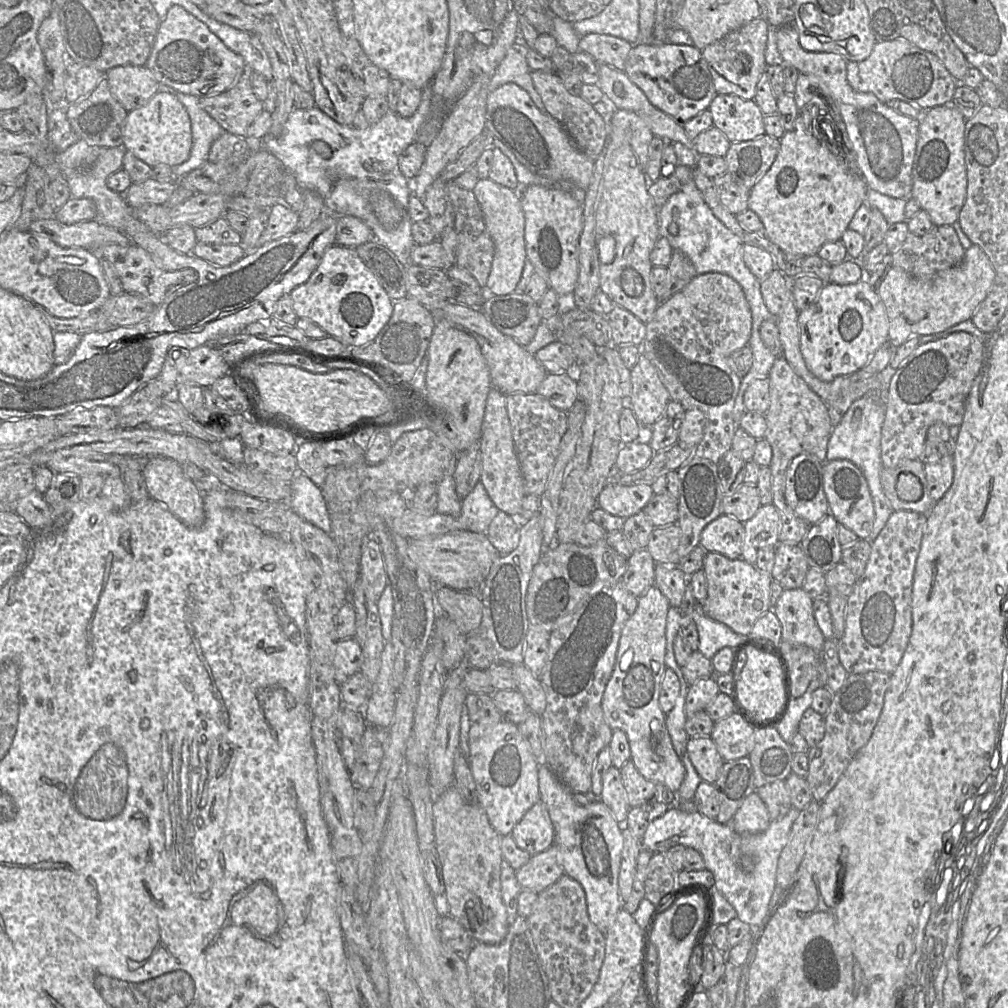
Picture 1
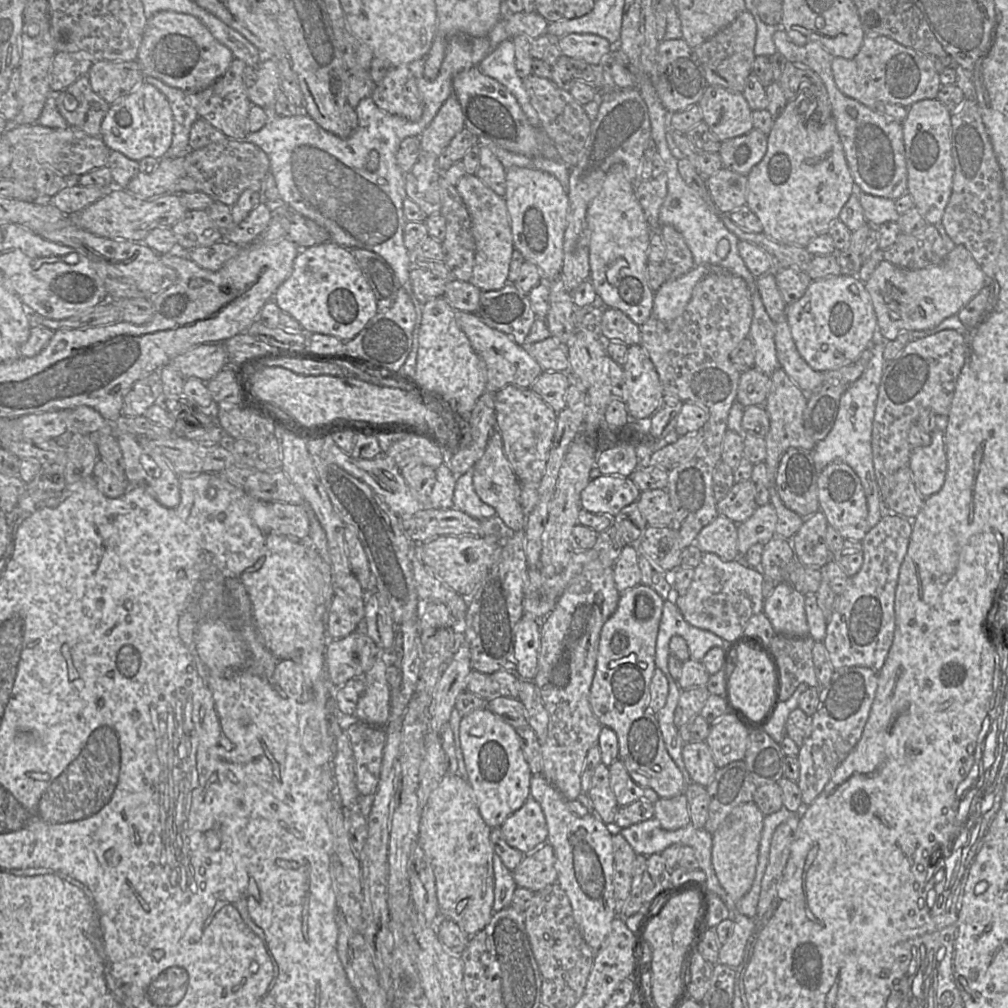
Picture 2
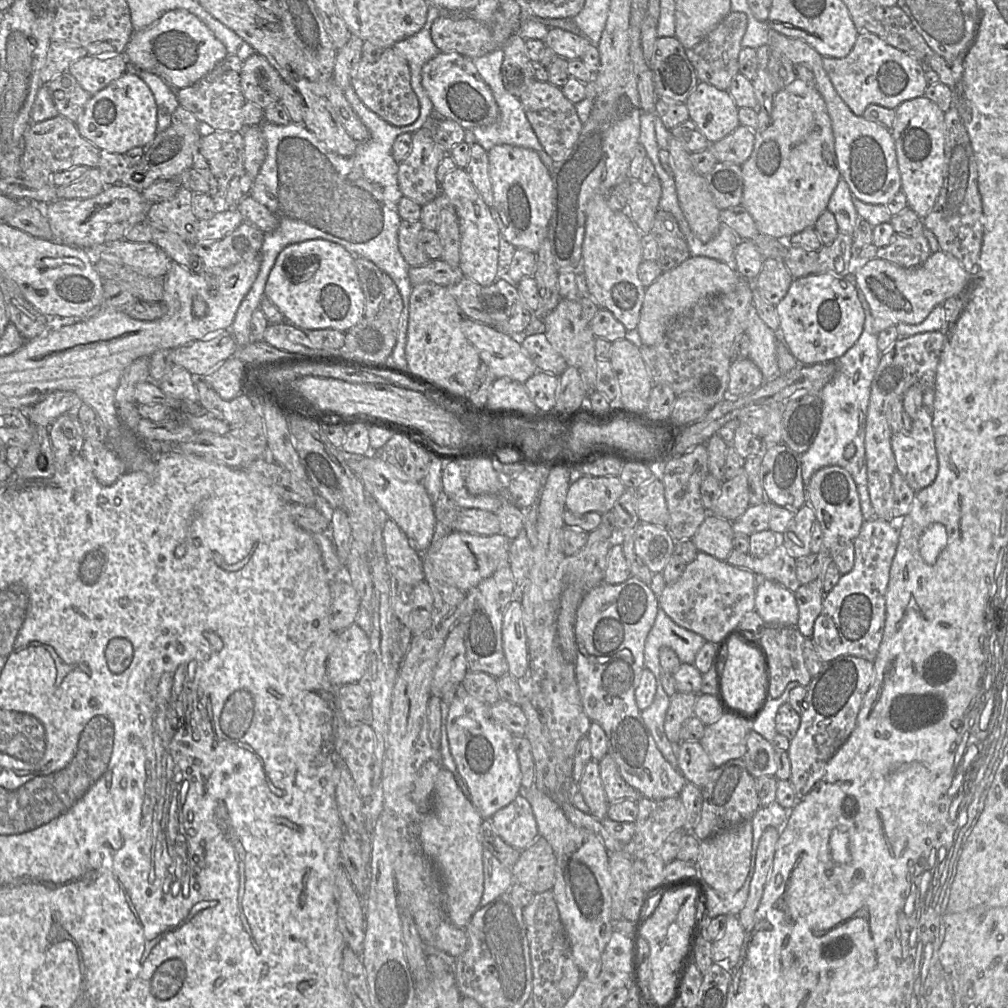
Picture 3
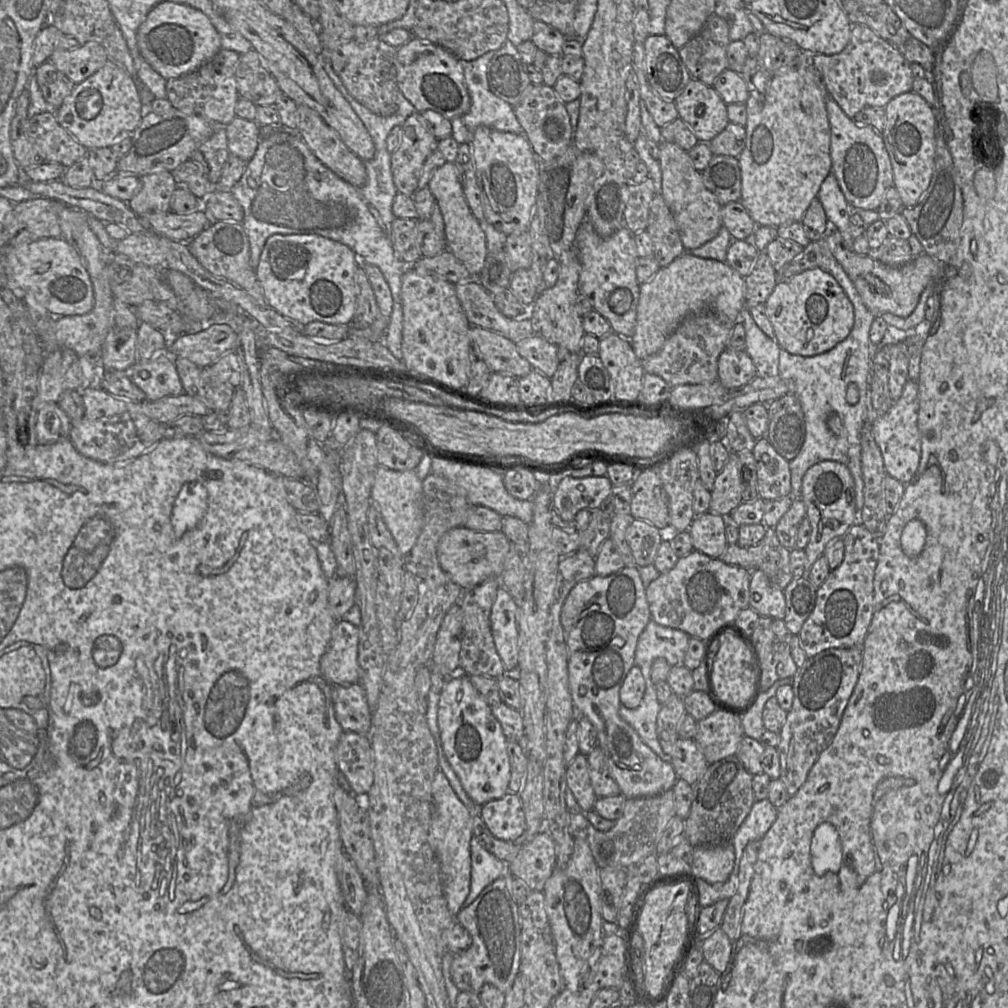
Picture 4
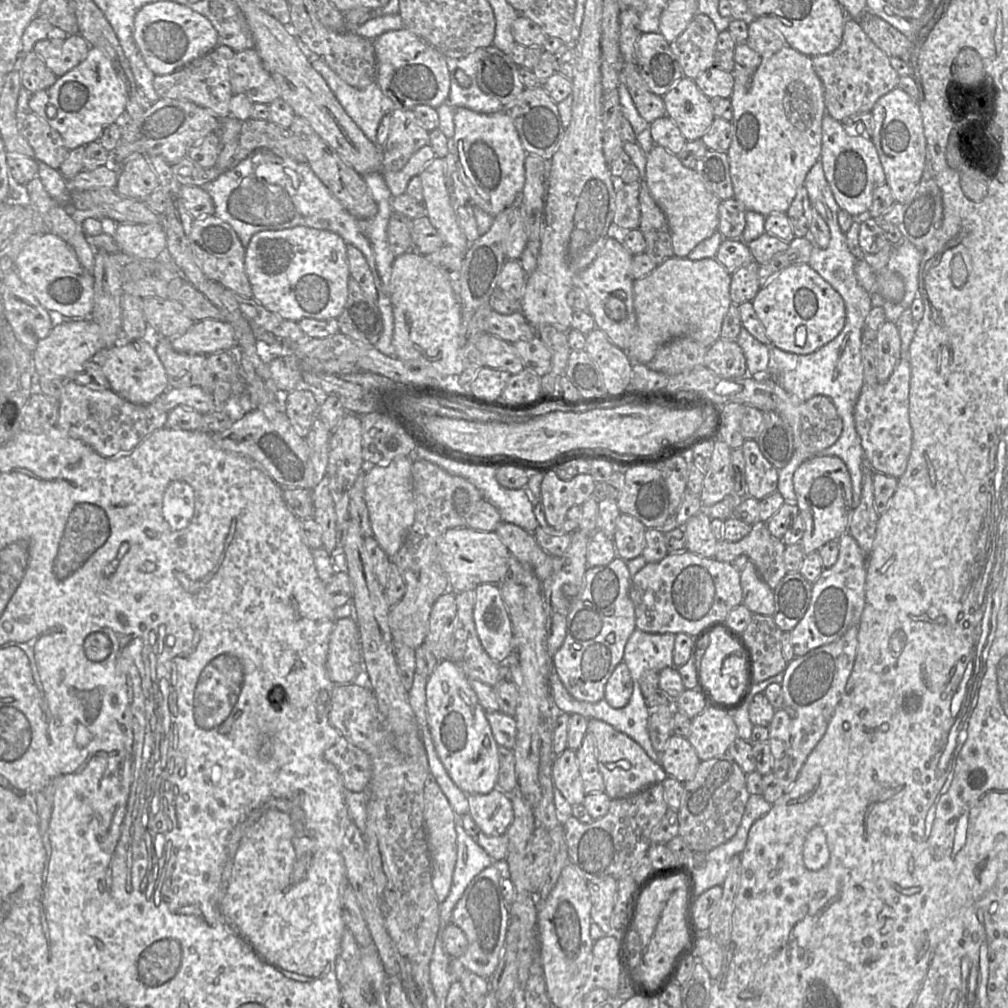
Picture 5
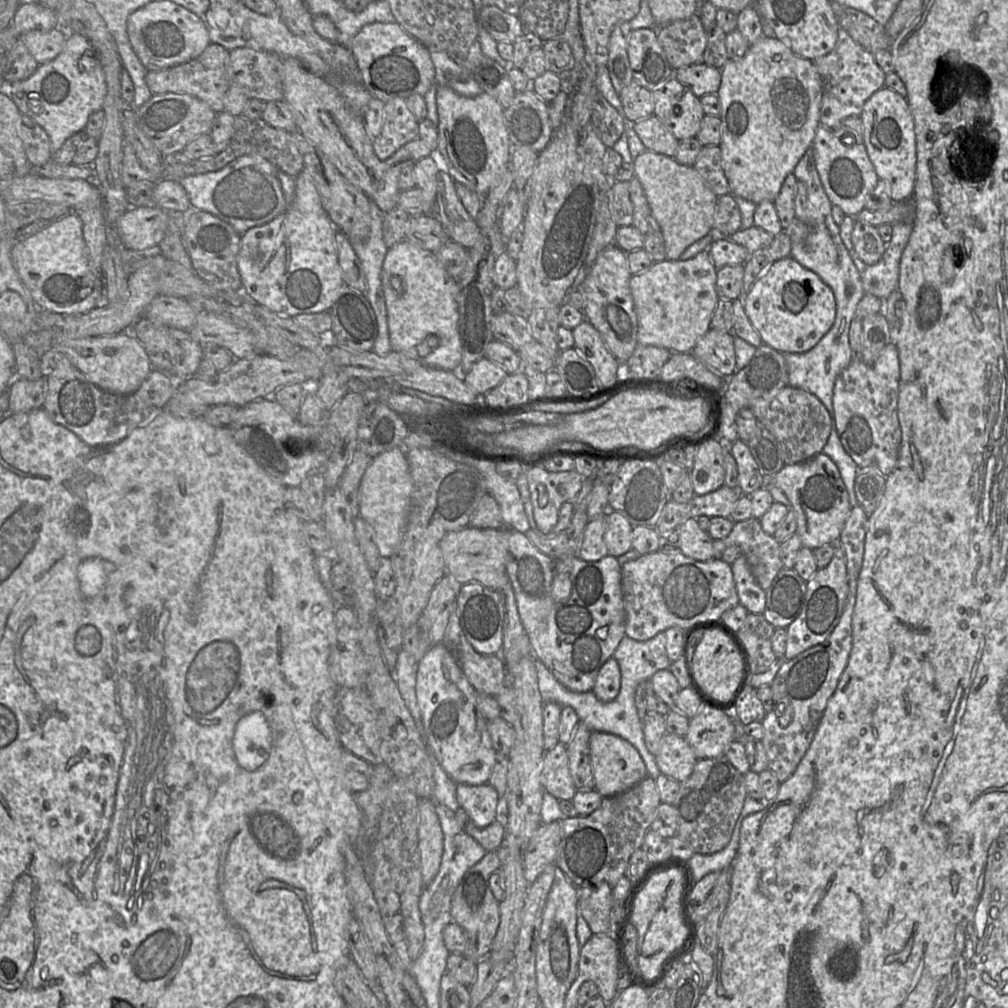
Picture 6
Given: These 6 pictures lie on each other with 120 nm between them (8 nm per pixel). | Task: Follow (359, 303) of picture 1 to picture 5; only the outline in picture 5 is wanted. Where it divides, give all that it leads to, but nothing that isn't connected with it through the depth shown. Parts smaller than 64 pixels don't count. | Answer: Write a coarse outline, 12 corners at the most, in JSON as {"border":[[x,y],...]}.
{"border":[[296,226],[245,247],[253,298],[286,320],[338,319],[347,243]]}

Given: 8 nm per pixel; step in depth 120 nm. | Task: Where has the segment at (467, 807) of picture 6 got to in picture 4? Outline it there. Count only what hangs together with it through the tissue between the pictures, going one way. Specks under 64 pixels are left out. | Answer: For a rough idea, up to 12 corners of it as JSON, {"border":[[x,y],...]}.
{"border":[[519,794],[480,806],[491,834],[516,842],[525,831]]}

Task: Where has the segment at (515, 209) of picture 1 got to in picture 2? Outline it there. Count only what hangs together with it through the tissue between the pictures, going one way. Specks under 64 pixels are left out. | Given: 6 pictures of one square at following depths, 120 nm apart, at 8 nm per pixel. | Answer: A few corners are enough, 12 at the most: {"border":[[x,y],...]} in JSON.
{"border":[[468,173],[455,187],[476,243],[470,282],[508,282],[515,250],[505,198]]}

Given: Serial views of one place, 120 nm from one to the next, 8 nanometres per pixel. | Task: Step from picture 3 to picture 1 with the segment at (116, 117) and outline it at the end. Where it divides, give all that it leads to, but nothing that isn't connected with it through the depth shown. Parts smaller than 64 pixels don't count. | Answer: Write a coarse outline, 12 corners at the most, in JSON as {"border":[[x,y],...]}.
{"border":[[158,91],[128,112],[125,150],[149,166],[190,156],[191,121]]}

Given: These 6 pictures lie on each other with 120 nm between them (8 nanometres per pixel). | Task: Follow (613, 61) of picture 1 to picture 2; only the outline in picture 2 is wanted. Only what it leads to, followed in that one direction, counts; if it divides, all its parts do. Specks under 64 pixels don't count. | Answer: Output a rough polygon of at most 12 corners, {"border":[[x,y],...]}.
{"border":[[594,34],[556,39],[562,55],[596,66],[615,48]]}

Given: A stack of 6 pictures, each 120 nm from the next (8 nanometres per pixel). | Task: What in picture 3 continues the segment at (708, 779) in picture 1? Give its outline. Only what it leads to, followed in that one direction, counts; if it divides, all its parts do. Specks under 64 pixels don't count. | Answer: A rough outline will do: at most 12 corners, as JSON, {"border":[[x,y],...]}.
{"border":[[700,741],[675,745],[678,769],[702,788],[714,768]]}

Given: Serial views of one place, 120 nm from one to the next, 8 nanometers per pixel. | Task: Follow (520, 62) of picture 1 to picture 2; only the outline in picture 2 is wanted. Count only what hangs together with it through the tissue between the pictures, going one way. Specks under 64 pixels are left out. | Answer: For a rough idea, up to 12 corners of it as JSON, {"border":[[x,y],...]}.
{"border":[[505,40],[477,66],[517,99],[530,124],[536,111],[515,66],[512,40]]}

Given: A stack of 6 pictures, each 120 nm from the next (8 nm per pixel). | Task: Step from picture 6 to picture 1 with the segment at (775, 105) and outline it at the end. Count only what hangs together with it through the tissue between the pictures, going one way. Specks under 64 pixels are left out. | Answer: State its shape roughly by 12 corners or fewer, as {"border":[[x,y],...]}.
{"border":[[801,109],[748,207],[787,255],[839,241],[866,183]]}

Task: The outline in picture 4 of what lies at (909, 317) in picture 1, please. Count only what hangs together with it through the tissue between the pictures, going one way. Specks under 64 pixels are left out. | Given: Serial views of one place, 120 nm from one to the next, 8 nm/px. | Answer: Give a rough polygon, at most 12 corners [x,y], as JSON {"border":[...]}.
{"border":[[825,237],[875,317],[908,317],[944,265],[927,254],[887,266]]}

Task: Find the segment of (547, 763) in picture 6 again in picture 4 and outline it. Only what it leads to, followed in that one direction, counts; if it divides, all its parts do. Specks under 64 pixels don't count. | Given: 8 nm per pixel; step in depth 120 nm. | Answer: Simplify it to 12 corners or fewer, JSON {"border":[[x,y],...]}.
{"border":[[586,756],[566,766],[565,779],[582,812],[593,810],[597,797]]}

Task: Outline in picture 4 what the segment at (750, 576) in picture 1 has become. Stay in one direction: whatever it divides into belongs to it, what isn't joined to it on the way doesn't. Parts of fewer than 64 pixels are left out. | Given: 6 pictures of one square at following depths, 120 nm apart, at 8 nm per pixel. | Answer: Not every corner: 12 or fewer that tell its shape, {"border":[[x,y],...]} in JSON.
{"border":[[693,550],[646,588],[651,619],[708,640],[751,571]]}

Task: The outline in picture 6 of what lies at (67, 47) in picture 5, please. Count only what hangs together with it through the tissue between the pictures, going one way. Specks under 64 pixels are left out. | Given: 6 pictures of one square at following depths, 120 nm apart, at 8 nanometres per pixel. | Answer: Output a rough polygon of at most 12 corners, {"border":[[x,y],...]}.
{"border":[[31,30],[18,40],[40,65],[61,53],[68,35]]}

